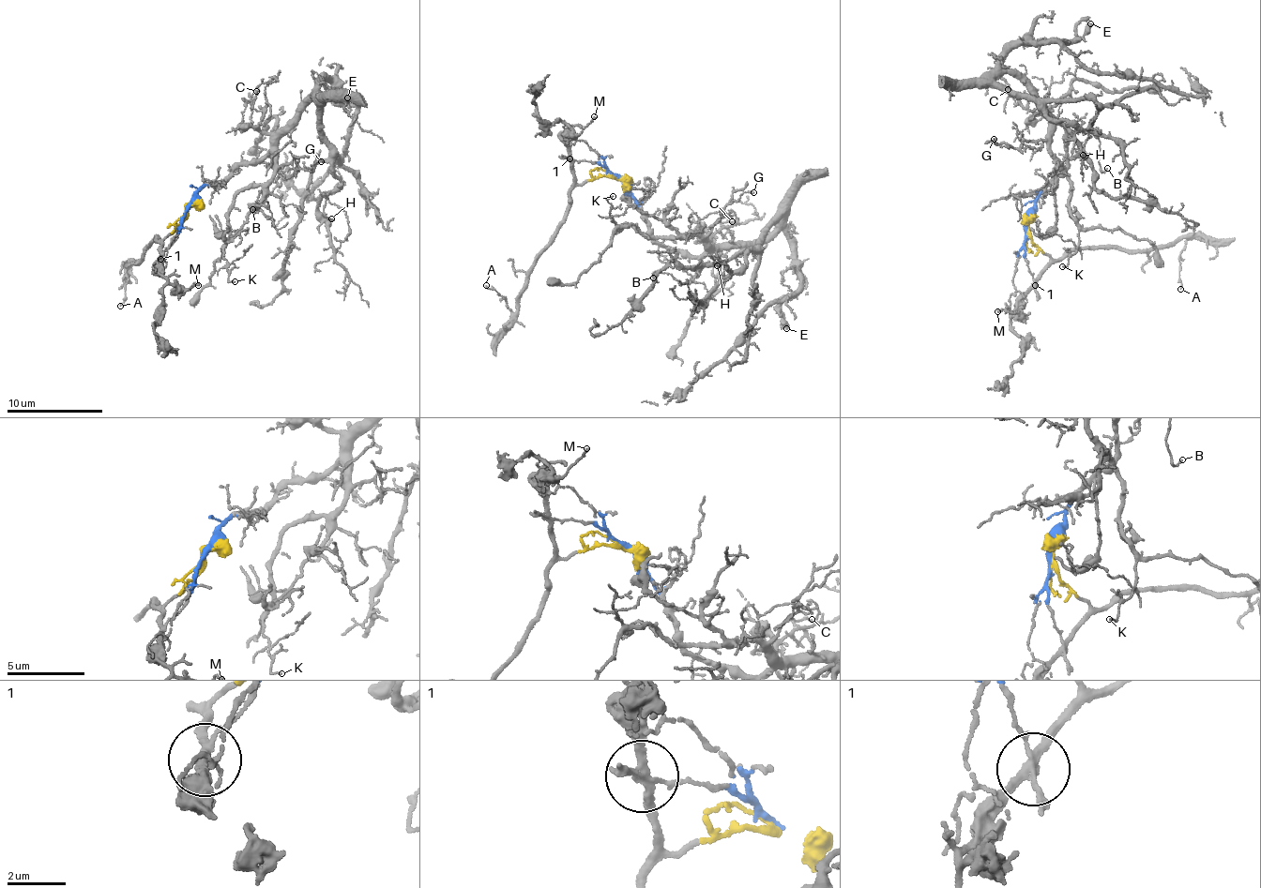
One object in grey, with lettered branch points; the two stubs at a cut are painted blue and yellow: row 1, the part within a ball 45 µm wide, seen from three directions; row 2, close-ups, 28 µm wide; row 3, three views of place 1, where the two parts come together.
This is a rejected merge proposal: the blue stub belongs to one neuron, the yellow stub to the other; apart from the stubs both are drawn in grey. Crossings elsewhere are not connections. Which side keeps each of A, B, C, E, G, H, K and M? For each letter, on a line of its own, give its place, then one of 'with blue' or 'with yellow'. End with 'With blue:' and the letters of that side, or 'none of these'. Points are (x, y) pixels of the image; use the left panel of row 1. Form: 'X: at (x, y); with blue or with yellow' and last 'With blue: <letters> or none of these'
A: at (120, 306); with yellow
B: at (252, 209); with blue
C: at (256, 91); with blue
E: at (347, 97); with blue
G: at (321, 161); with blue
H: at (331, 218); with blue
K: at (235, 281); with blue
M: at (198, 285); with yellow
With blue: B, C, E, G, H, K

